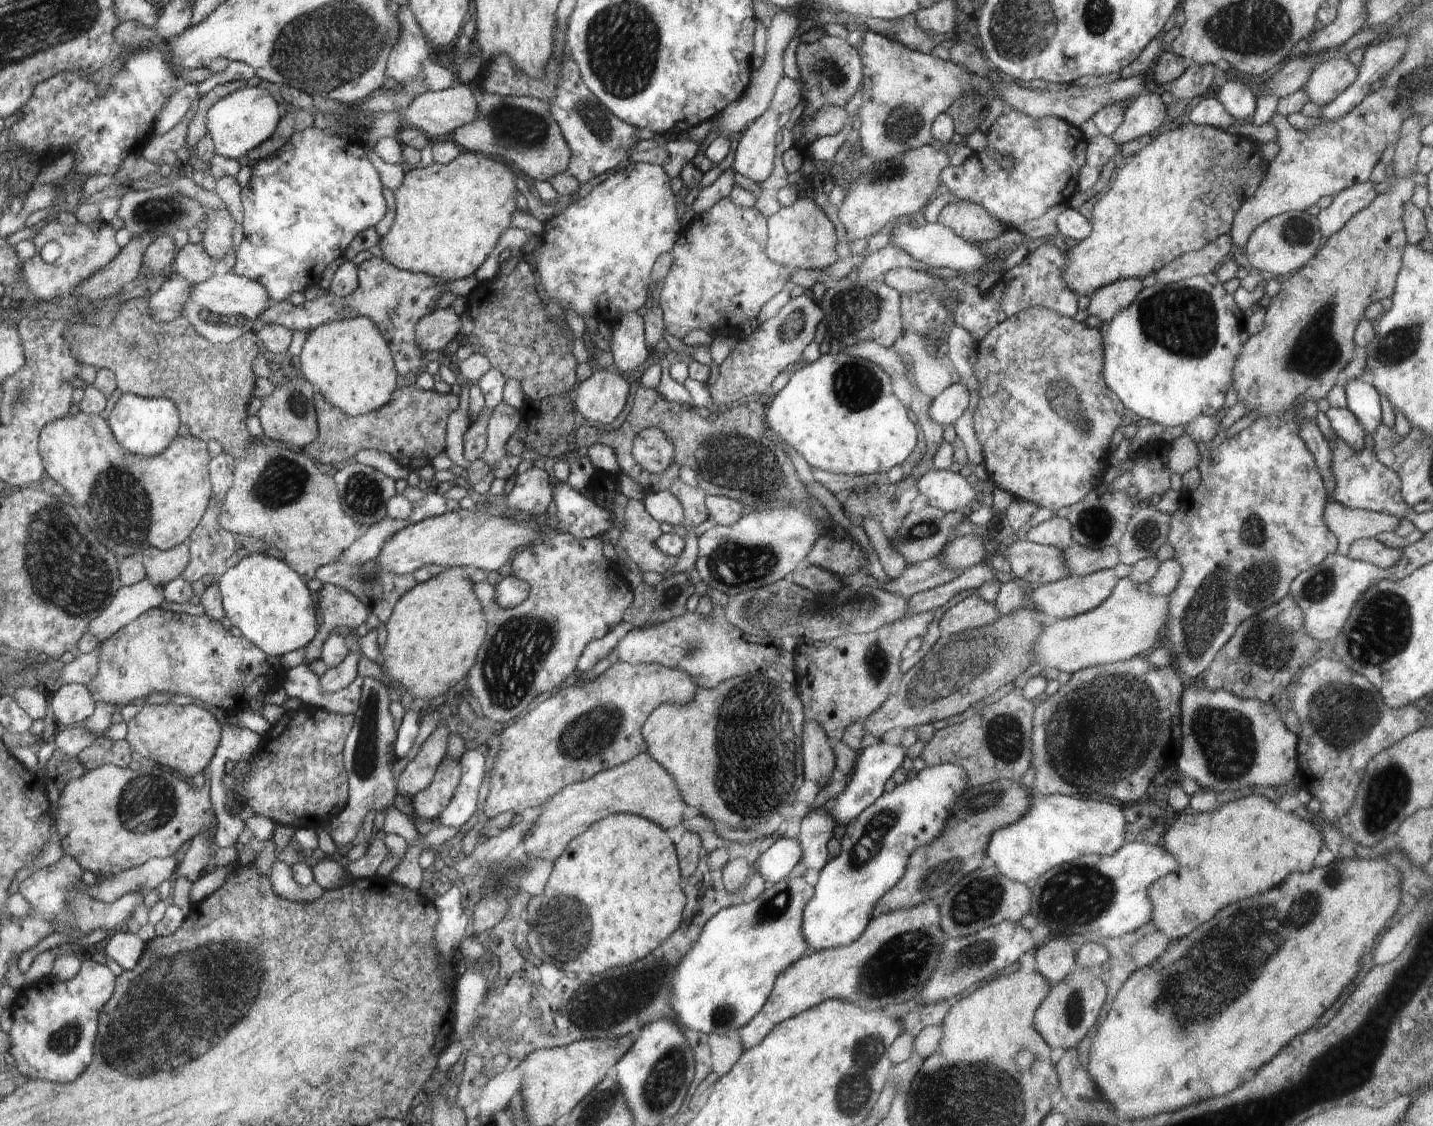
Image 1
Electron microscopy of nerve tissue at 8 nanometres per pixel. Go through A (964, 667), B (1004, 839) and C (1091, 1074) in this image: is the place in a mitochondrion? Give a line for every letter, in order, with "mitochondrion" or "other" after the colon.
A: mitochondrion
B: other
C: other

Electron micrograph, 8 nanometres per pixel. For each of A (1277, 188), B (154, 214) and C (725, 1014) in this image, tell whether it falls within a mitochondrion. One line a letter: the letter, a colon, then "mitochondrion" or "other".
A: other
B: mitochondrion
C: mitochondrion

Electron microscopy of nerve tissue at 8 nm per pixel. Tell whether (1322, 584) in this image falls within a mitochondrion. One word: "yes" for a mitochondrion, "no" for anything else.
yes

